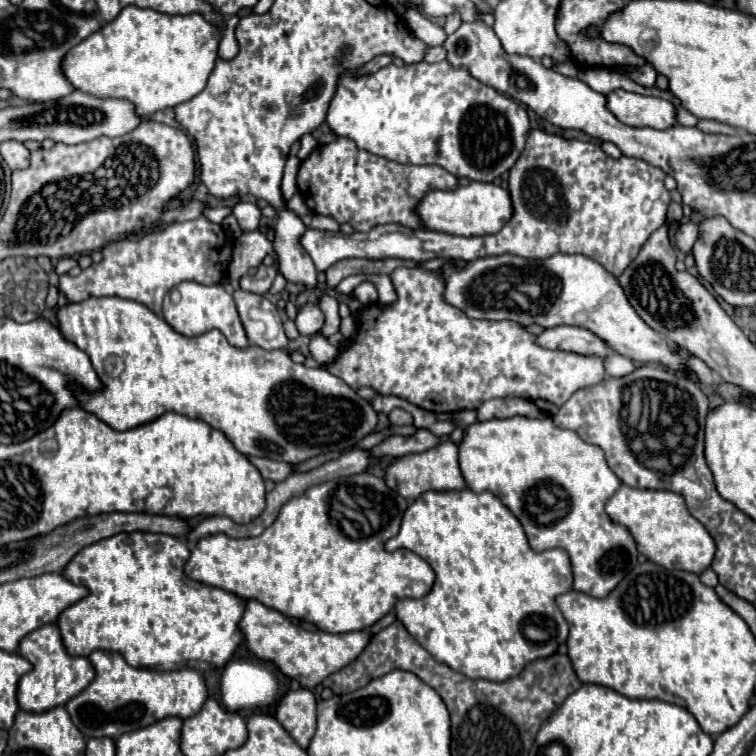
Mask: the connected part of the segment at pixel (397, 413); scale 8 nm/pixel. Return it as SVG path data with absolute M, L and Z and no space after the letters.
M394 408L394 410L390 412L390 422L392 422L392 424L412 424L414 418L412 418L410 412L406 412L406 410L402 410L402 408Z

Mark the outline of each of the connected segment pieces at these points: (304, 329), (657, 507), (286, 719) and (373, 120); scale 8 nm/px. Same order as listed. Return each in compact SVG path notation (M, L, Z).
M306 302L298 314L296 314L296 328L300 330L300 334L304 336L312 336L316 332L320 332L320 328L324 326L324 316L320 312L320 308L312 302Z
M622 484L620 490L608 500L606 512L616 524L622 524L632 532L638 550L658 566L676 566L676 570L702 574L714 560L714 538L702 522L688 512L682 494L670 490L638 490Z
M306 688L288 692L278 702L276 720L298 742L300 748L306 748L316 732L316 698L314 698L314 694Z
M420 62L406 66L386 66L376 74L354 78L344 74L338 82L336 98L332 100L326 116L334 134L352 138L358 148L372 154L396 160L402 164L438 164L456 178L468 178L478 182L494 182L508 172L524 150L524 142L530 132L530 118L522 104L498 90L482 84L466 68L454 68L444 62Z

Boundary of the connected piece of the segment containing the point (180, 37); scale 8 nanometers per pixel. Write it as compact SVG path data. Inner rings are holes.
M126 6L112 22L104 24L98 32L90 34L86 40L76 44L62 58L62 74L76 88L96 98L122 98L134 104L134 112L138 116L150 116L158 110L176 106L194 98L200 90L204 90L208 74L218 58L218 42L222 32L204 20L202 14L186 14L186 16L170 16L156 12L152 8L136 8Z

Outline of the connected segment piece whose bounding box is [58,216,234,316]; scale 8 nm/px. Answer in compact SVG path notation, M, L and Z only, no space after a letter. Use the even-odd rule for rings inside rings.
M200 216L190 222L164 226L164 228L160 228L148 236L142 236L142 238L110 242L108 246L102 248L102 262L88 266L76 278L62 274L58 288L60 288L60 292L64 292L68 302L82 302L82 300L88 300L90 296L118 296L118 298L136 300L136 302L148 306L156 316L162 316L164 296L180 282L194 280L200 284L220 284L222 278L226 276L230 262L232 262L232 246L234 246L234 240L226 234L222 224L214 224L206 216Z

